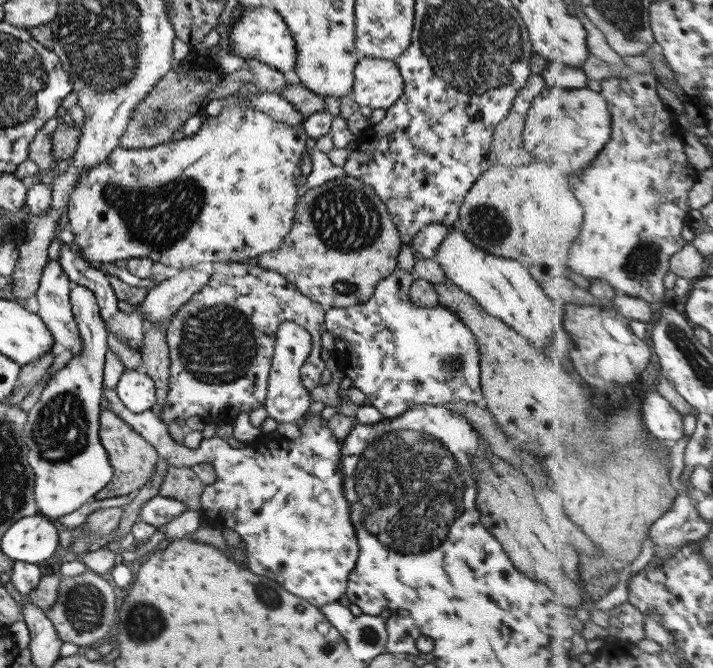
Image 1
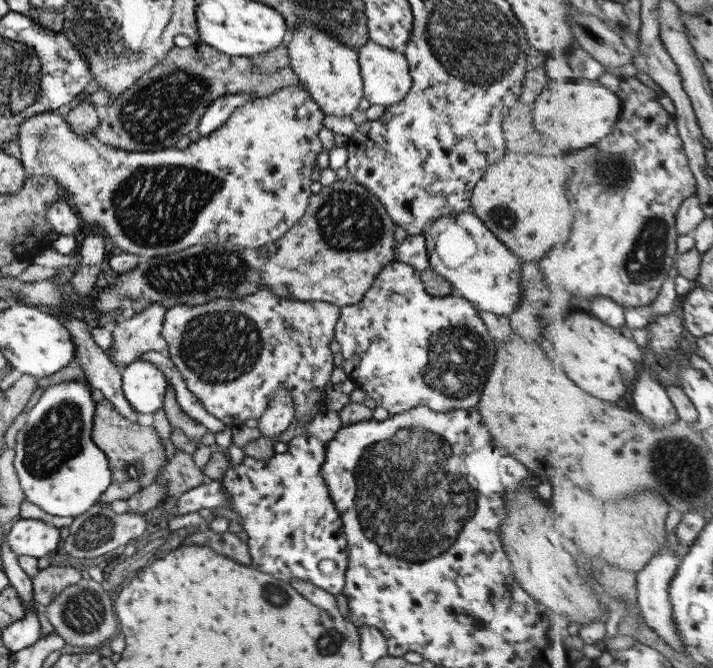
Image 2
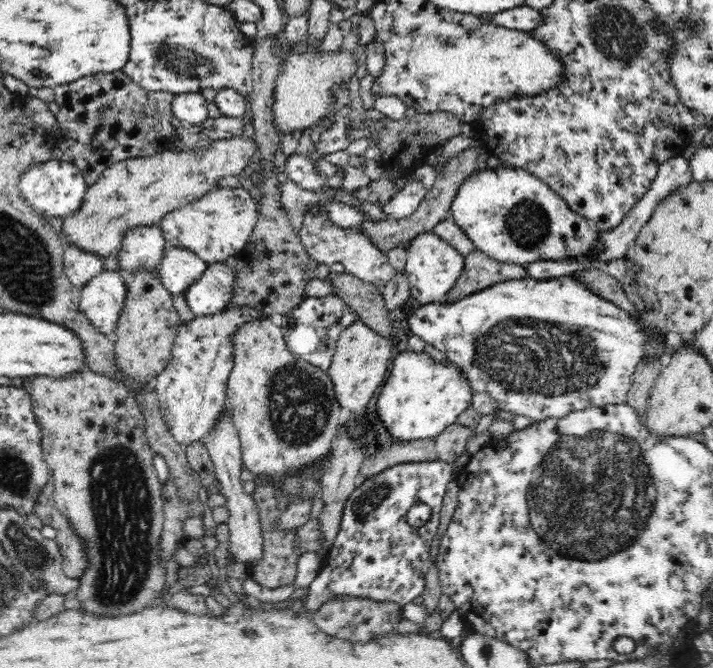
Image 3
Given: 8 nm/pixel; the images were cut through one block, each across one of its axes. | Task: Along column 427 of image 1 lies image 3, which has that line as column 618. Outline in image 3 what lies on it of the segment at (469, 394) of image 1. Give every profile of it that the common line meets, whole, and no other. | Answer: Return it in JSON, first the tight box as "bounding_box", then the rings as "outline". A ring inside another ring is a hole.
{"bounding_box":[408,275,683,421],"outline":[[[572,275],[542,280],[523,278],[520,280],[497,282],[490,288],[486,287],[484,290],[469,294],[456,302],[438,301],[420,305],[419,308],[416,308],[408,316],[408,326],[413,335],[427,342],[427,346],[432,352],[442,356],[448,362],[458,367],[474,393],[490,393],[491,397],[497,402],[498,409],[506,410],[506,412],[512,412],[516,415],[528,416],[528,418],[536,421],[549,418],[564,418],[572,411],[581,411],[590,407],[624,404],[631,386],[631,376],[634,374],[637,364],[642,359],[662,358],[662,356],[664,356],[663,361],[666,362],[671,357],[671,354],[683,345],[683,341],[678,344],[678,347],[668,344],[664,335],[650,332],[643,322],[634,319],[628,312],[613,302],[600,297],[600,295],[594,293],[592,289],[588,289],[582,281],[572,277]]]}

